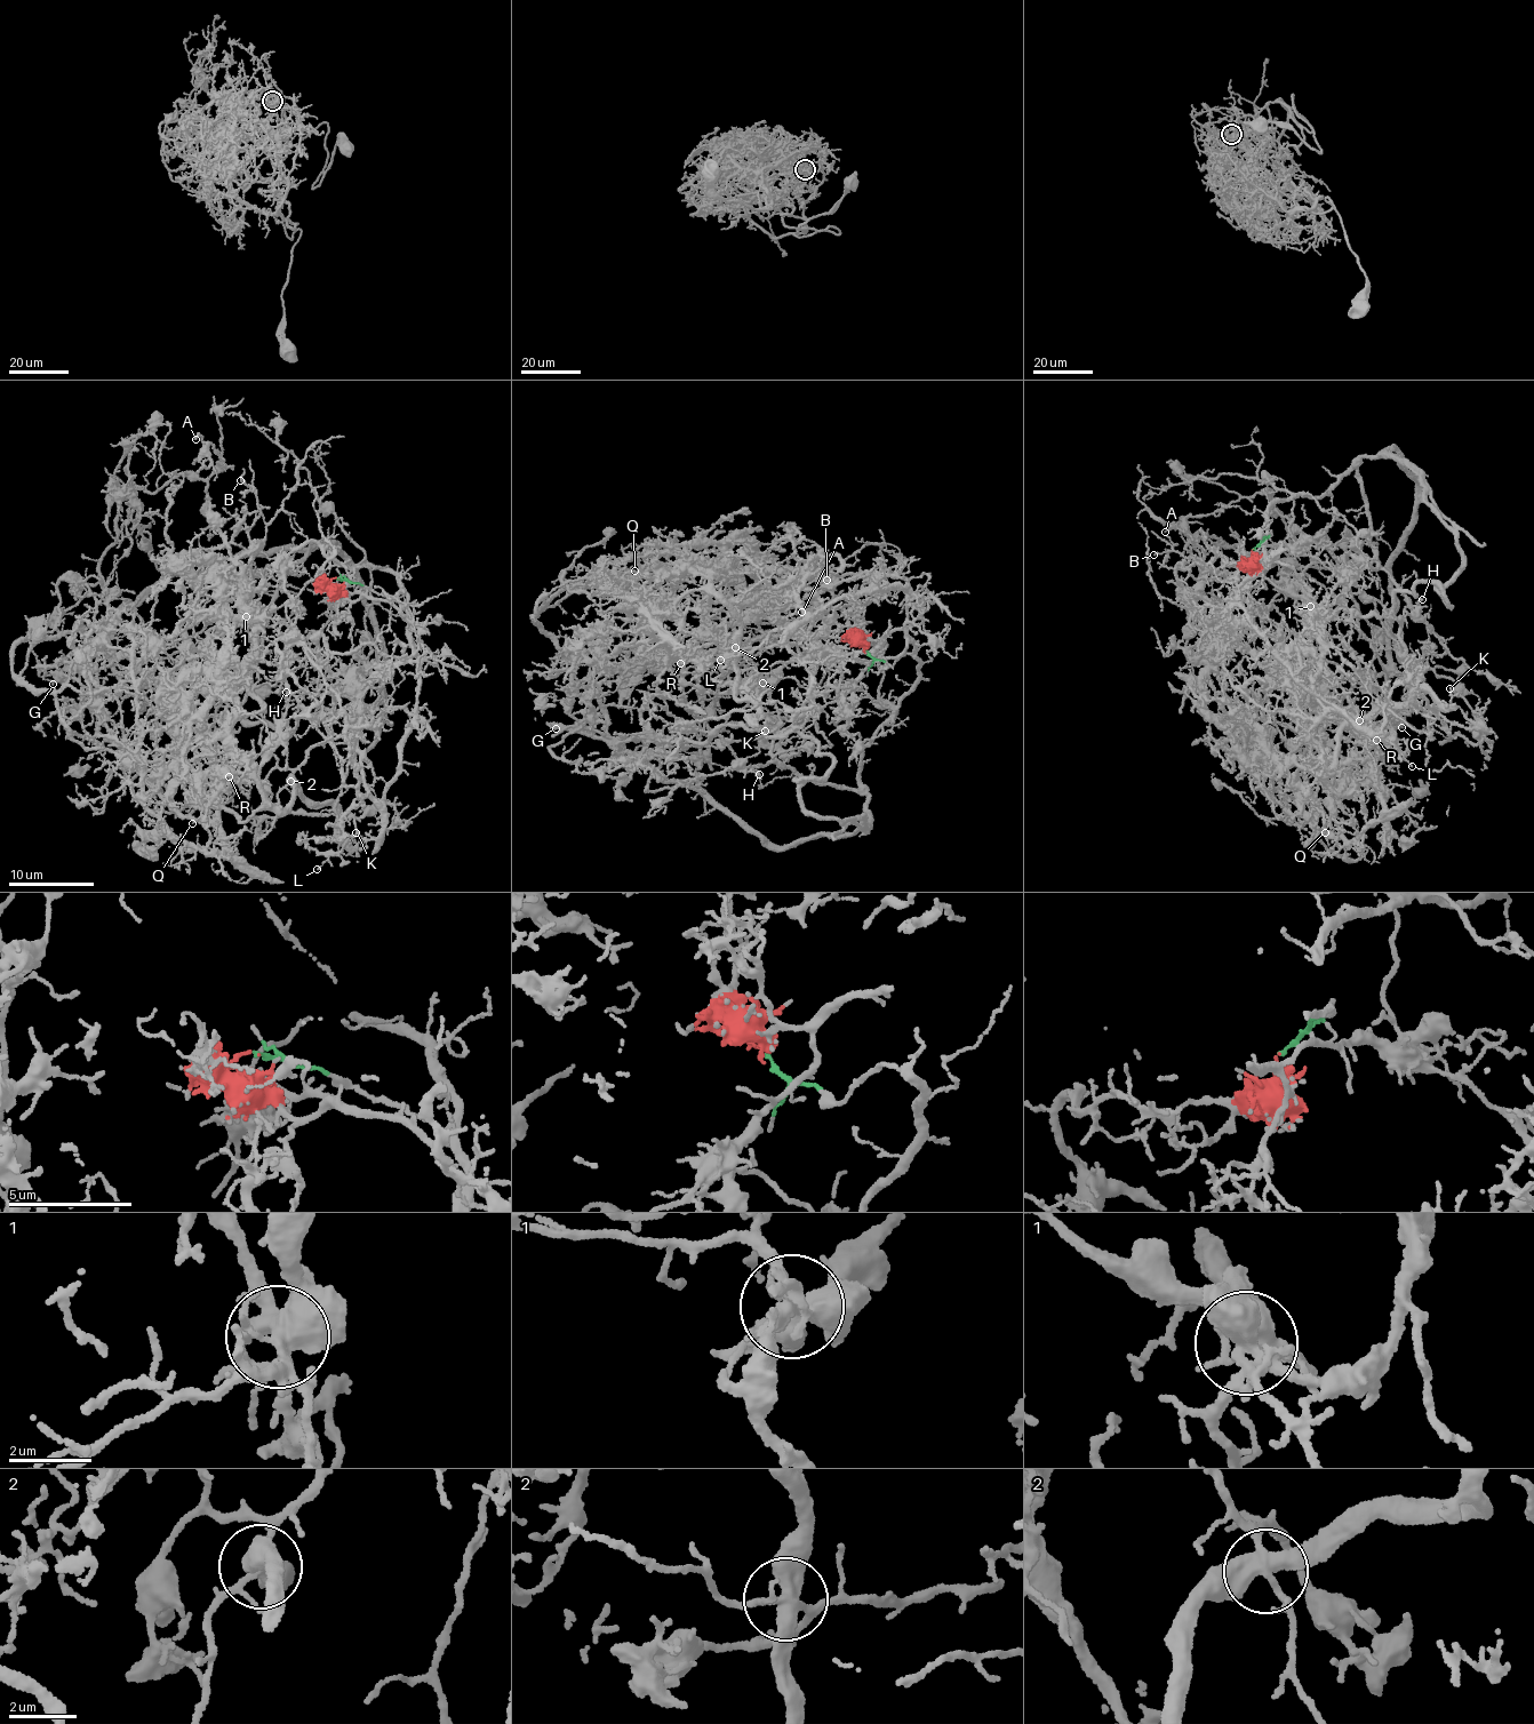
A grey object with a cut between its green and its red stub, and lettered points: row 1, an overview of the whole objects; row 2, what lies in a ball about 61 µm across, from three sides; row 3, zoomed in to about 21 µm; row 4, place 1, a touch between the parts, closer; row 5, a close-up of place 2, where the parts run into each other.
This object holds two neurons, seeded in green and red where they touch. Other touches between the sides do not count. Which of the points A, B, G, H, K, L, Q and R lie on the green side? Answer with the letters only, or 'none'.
A, B, G, H

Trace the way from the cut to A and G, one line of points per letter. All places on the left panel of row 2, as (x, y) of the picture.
A: (337, 577), (406, 600), (335, 543), (157, 567), (133, 503), (210, 477), (224, 460), (197, 439)
G: (337, 577), (406, 600), (400, 579), (348, 567), (335, 543), (242, 553), (159, 581), (46, 668), (54, 685)

